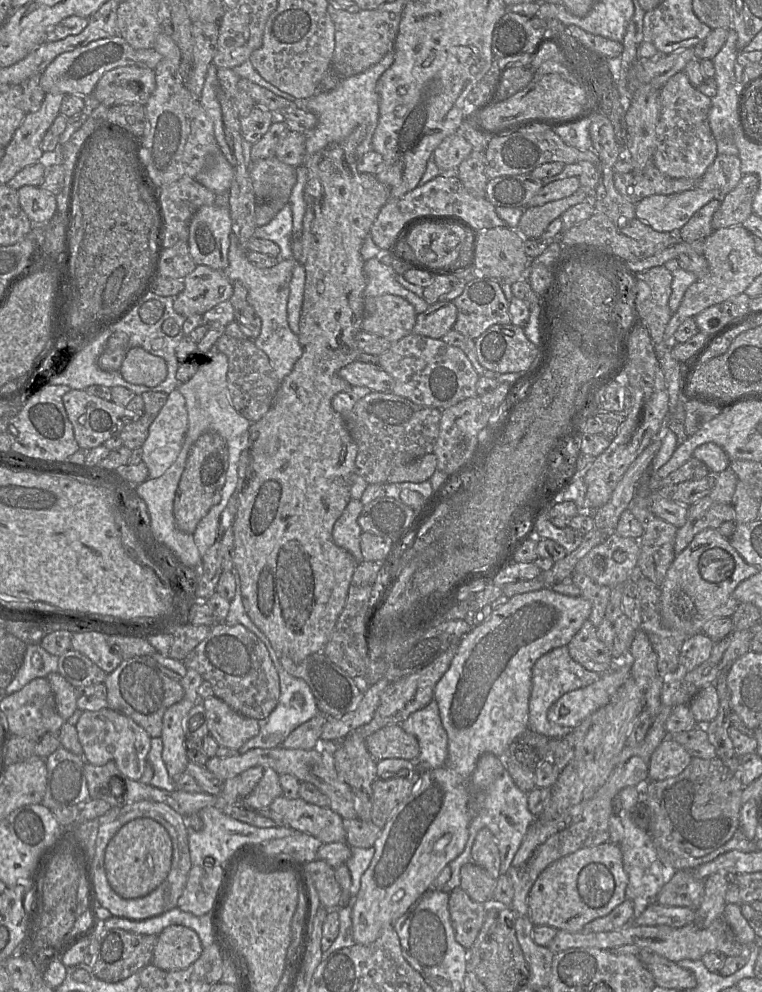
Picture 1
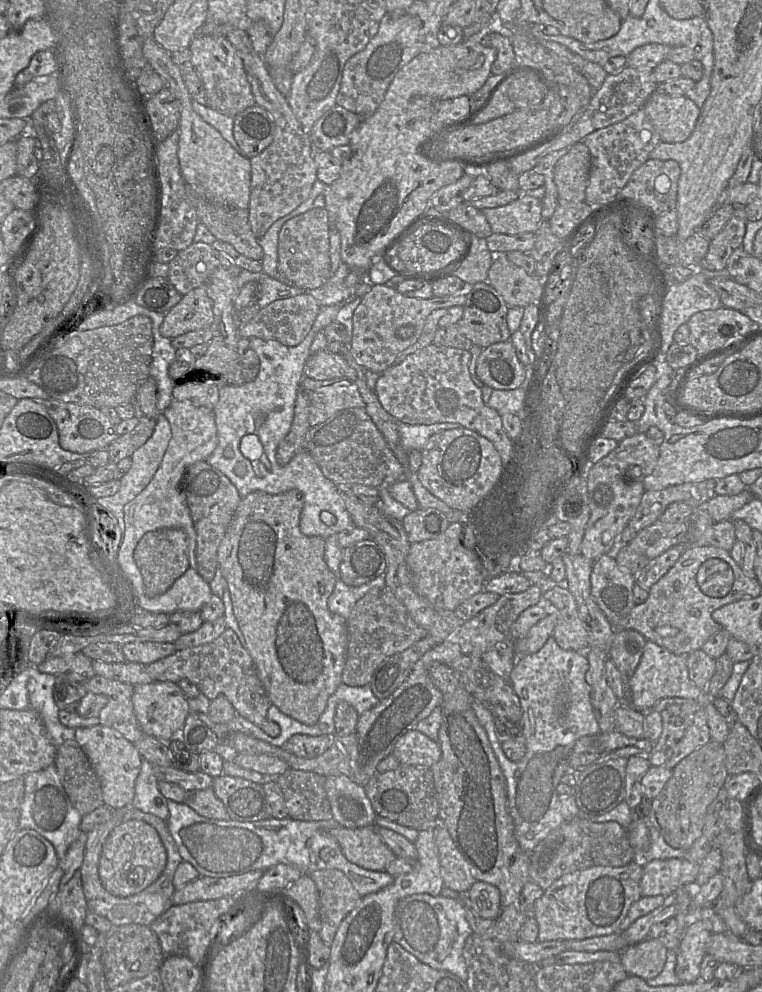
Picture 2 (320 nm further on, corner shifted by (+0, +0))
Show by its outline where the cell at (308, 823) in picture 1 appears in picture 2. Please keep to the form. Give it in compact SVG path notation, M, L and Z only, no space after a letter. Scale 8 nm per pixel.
M377 826L362 828L332 828L329 833L337 840L344 857L351 863L371 871L383 872L396 858L377 832Z

